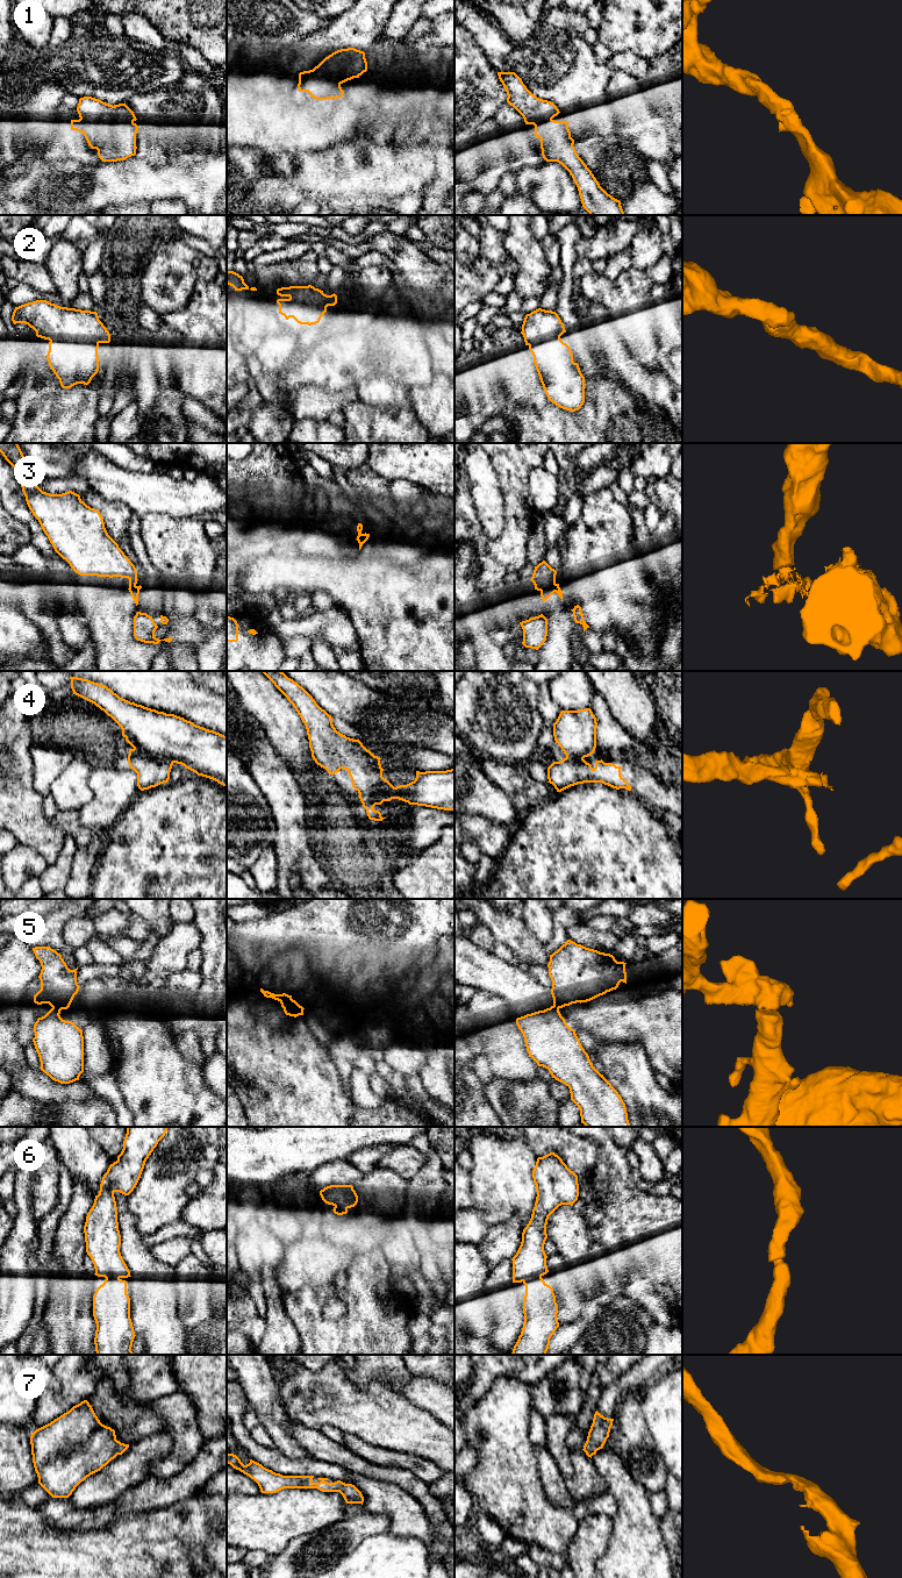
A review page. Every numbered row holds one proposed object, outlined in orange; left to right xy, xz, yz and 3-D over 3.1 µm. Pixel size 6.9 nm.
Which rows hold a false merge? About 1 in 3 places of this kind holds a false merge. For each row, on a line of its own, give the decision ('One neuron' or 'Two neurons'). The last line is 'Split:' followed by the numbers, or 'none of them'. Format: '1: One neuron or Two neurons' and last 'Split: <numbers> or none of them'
1: One neuron
2: One neuron
3: Two neurons
4: Two neurons
5: Two neurons
6: One neuron
7: One neuron
Split: 3, 4, 5

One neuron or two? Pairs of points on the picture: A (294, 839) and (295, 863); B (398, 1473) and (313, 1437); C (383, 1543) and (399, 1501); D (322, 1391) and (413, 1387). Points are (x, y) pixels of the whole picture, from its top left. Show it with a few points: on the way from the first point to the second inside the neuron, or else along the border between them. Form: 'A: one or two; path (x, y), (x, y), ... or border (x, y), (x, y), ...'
A: one; path (294, 844), (295, 857)
B: one; path (377, 1472), (353, 1464), (334, 1452)
C: two; border (388, 1529), (399, 1535), (415, 1537)
D: two; border (396, 1389), (417, 1406)

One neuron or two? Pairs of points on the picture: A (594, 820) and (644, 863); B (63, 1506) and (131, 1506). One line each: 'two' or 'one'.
A: one
B: one

